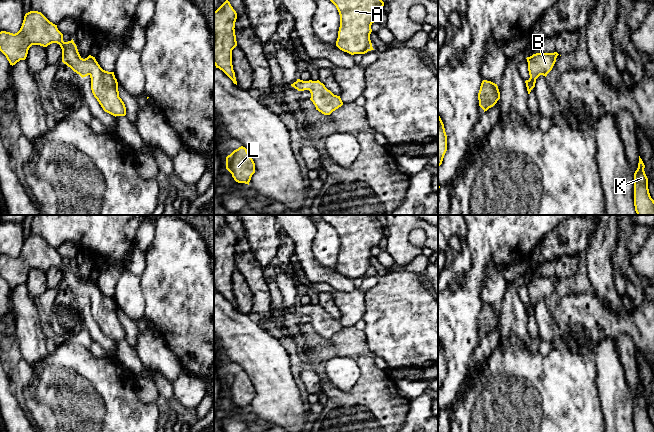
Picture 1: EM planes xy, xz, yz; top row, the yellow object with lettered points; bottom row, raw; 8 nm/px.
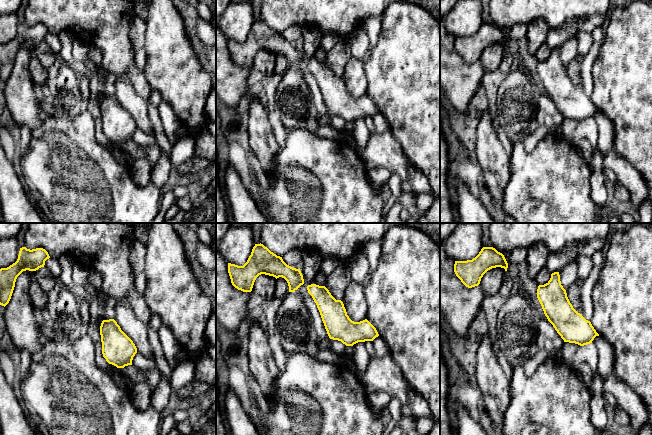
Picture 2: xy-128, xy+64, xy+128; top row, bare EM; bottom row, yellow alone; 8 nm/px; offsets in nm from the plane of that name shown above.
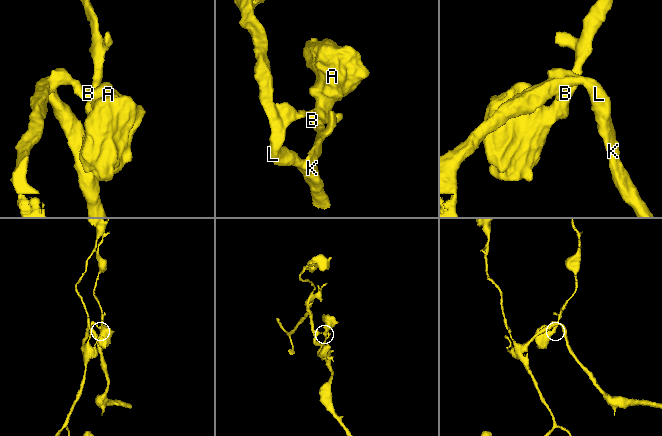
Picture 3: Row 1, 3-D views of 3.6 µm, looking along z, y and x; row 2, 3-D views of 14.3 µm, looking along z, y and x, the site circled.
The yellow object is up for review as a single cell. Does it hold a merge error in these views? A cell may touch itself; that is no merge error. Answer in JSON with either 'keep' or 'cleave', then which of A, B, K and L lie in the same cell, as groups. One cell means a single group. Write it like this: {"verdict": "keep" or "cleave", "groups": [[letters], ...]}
{"verdict": "keep", "groups": [["A", "B", "K", "L"]]}

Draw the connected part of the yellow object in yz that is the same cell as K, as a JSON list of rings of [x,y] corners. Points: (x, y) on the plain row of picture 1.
[[[639,380],[638,392],[634,397],[634,430],[635,432],[654,432],[654,424],[648,413],[648,402],[645,389]]]

